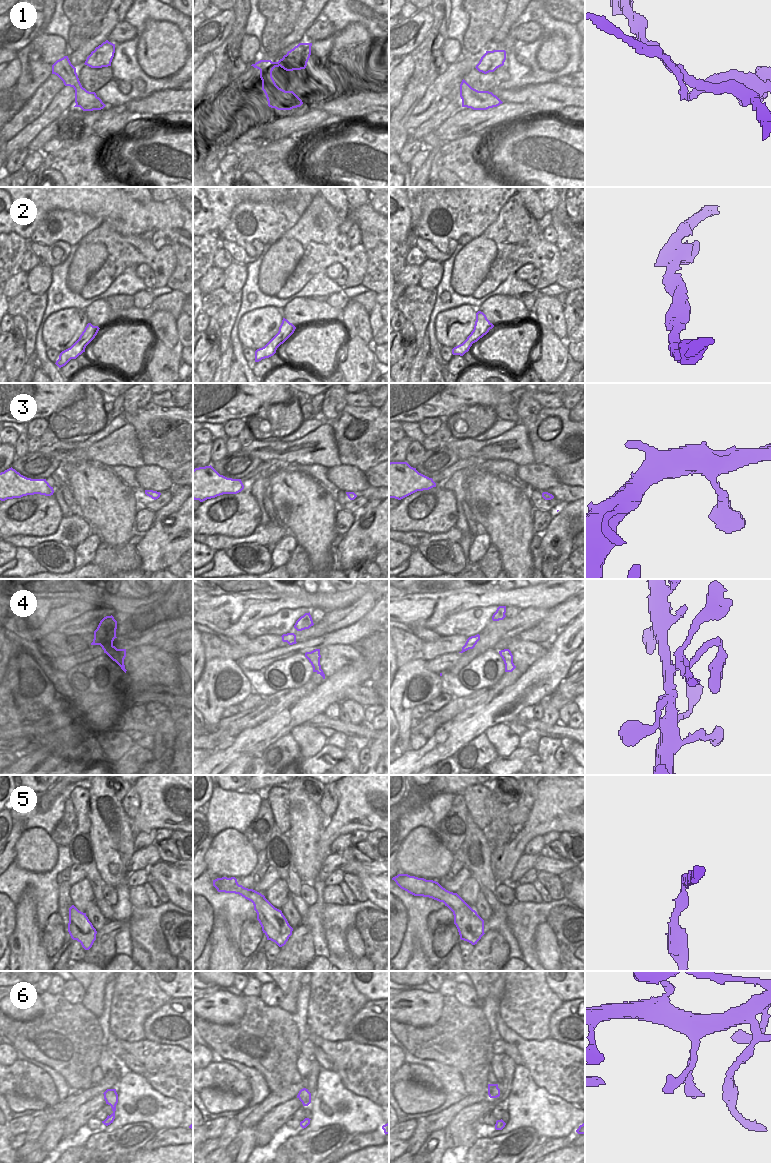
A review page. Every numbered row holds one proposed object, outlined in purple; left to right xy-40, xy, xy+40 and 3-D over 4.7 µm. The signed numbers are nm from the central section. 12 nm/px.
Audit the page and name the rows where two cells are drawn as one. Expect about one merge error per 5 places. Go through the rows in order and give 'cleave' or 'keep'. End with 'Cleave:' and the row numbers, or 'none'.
1: keep
2: keep
3: keep
4: keep
5: keep
6: keep
Cleave: none

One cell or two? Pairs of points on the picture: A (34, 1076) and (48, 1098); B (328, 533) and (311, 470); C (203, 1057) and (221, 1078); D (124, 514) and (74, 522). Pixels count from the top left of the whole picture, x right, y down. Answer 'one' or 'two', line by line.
A: one
B: two
C: two
D: two

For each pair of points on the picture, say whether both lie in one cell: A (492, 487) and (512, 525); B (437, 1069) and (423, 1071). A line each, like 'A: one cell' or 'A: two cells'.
A: one cell
B: two cells

